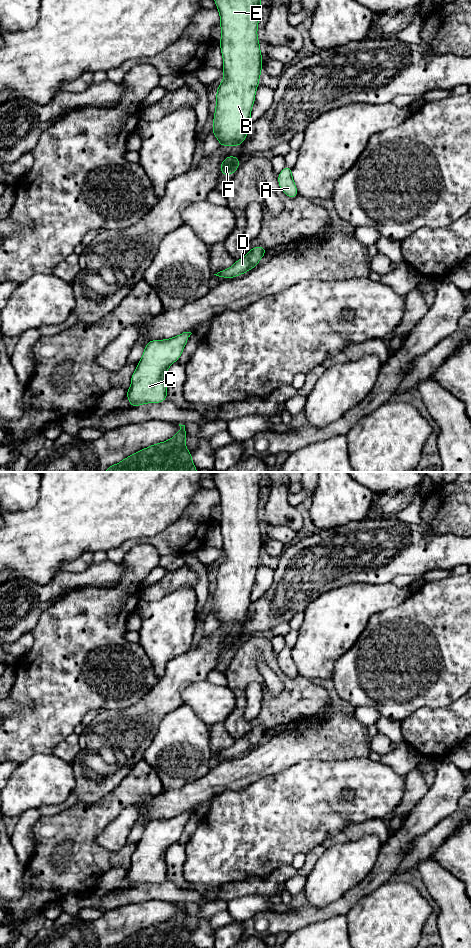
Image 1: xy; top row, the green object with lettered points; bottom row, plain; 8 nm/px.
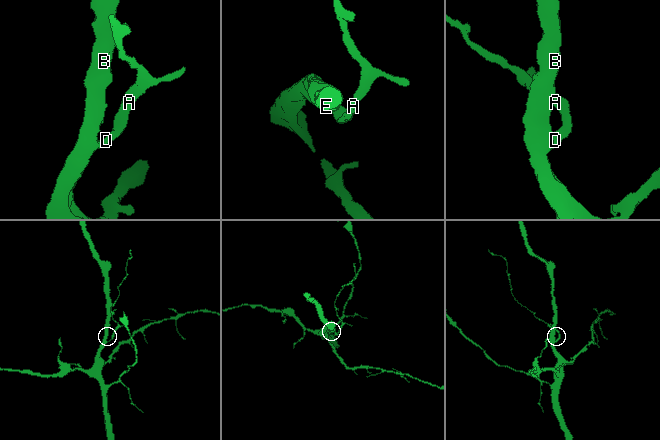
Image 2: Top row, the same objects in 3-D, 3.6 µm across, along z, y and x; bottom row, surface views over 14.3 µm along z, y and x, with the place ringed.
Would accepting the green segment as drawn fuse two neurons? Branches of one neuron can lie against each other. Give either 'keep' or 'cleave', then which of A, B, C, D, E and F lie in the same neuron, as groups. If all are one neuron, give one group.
keep; groups A B C D E F

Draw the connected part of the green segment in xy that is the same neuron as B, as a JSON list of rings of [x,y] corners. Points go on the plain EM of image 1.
[[[215,472],[213,479],[220,494],[224,558],[216,569],[216,589],[213,613],[219,626],[239,626],[247,616],[251,605],[251,590],[262,551],[262,534],[257,516],[261,492],[261,472]]]

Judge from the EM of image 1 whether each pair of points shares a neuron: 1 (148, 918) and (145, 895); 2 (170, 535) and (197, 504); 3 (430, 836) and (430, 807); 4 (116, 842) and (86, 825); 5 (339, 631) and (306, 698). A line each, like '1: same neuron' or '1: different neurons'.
1: different neurons
2: same neuron
3: different neurons
4: different neurons
5: different neurons

